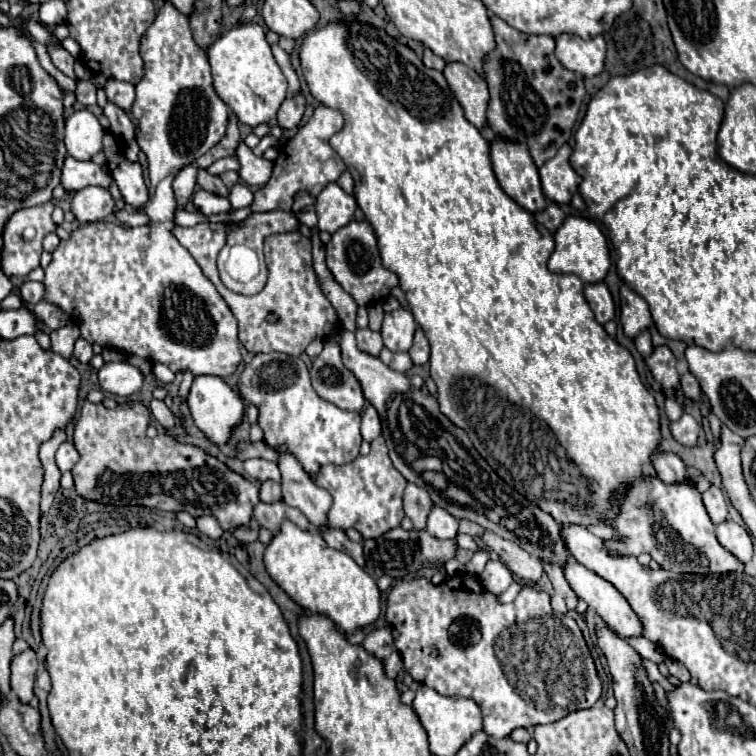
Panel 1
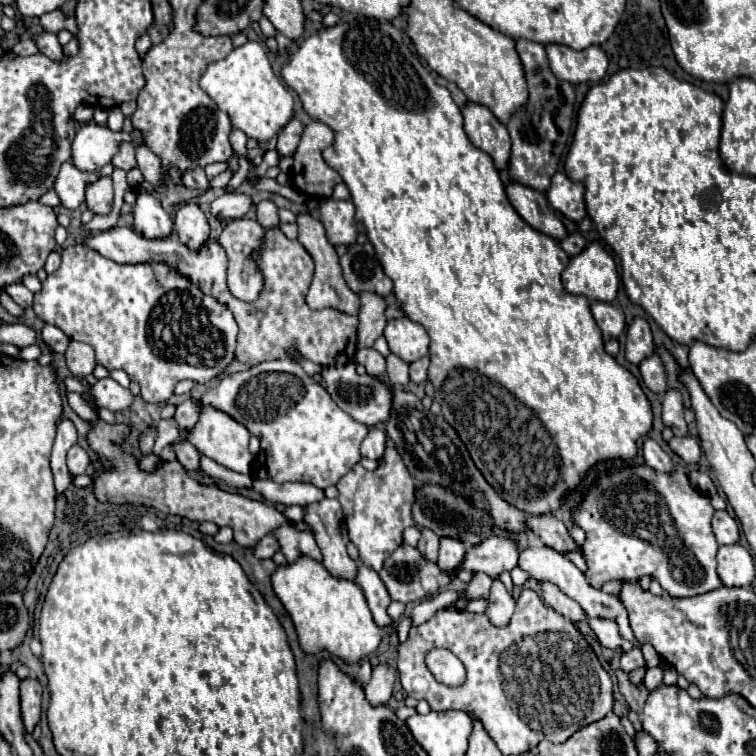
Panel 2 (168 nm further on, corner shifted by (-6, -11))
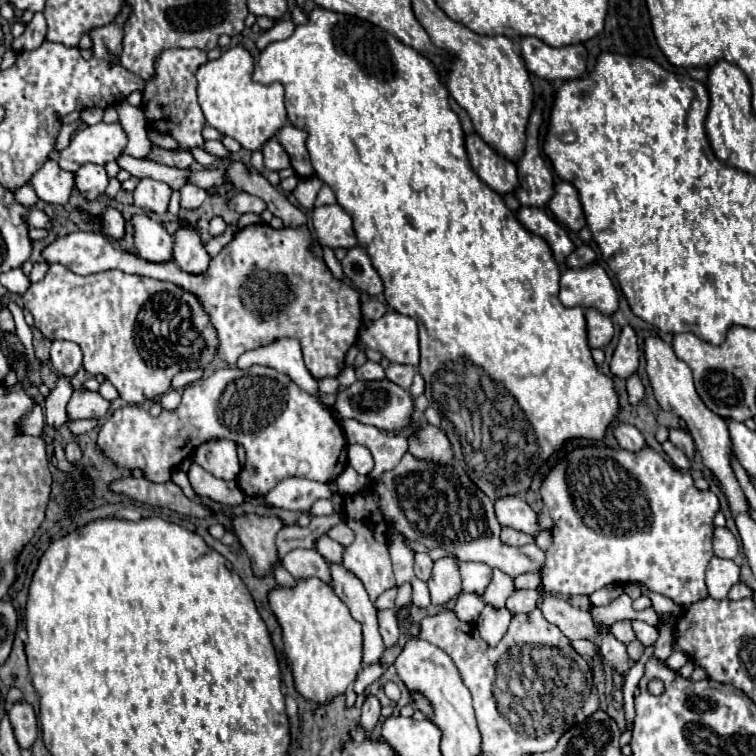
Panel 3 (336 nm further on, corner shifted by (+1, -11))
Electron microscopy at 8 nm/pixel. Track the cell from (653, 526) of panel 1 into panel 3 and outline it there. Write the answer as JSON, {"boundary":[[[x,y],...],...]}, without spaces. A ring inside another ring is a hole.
{"boundary":[[[577,447],[551,469],[541,485],[541,497],[555,523],[551,531],[553,543],[545,551],[545,591],[591,595],[611,583],[639,581],[681,607],[707,595],[705,567],[713,557],[713,517],[719,511],[719,499],[711,491],[699,491],[689,473],[669,465],[651,447],[639,453],[609,447]]]}

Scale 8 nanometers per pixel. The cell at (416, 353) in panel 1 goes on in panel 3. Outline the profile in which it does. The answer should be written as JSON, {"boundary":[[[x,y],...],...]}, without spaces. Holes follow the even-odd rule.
{"boundary":[[[391,365],[387,371],[385,371],[387,379],[397,383],[399,387],[405,387],[409,389],[411,383],[413,383],[413,375],[415,375],[415,367],[413,365]]]}

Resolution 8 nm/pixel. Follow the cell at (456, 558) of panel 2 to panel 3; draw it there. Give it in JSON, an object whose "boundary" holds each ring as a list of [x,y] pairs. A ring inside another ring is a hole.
{"boundary":[[[441,557],[435,561],[433,575],[427,581],[431,603],[443,605],[449,599],[455,599],[461,593],[461,577],[459,577],[459,565],[453,557]]]}

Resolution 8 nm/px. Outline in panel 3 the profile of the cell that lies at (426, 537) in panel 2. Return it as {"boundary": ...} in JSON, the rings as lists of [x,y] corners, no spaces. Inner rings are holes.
{"boundary":[[[415,553],[415,575],[421,581],[427,581],[433,569],[433,559],[429,557],[429,553]]]}

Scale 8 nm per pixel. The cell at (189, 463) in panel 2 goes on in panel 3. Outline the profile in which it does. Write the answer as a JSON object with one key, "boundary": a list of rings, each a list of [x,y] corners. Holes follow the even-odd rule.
{"boundary":[[[191,463],[187,477],[189,477],[189,483],[195,489],[195,493],[209,497],[211,501],[217,501],[217,503],[223,503],[223,505],[239,505],[245,499],[237,481],[217,479],[213,475],[209,475],[197,463]]]}

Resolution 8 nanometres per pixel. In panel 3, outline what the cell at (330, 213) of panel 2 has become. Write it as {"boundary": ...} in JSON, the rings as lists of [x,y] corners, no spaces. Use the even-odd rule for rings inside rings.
{"boundary":[[[339,203],[315,207],[313,227],[315,227],[315,237],[321,247],[351,249],[357,245],[351,217]]]}

